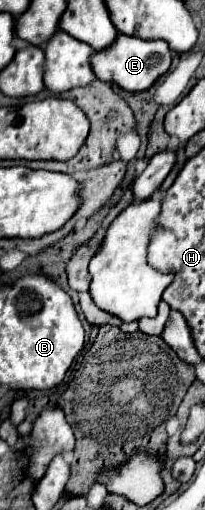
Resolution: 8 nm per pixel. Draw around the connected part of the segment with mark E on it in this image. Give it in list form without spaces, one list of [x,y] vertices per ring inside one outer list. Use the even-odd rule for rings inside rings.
[[[124,36],[118,38],[118,46],[114,46],[114,50],[106,52],[106,54],[98,54],[94,52],[94,74],[96,78],[110,82],[110,84],[118,84],[122,90],[130,92],[130,94],[138,94],[148,90],[160,76],[164,76],[172,64],[172,50],[166,46],[166,42],[158,40],[158,42],[146,42],[142,38],[130,38]]]

